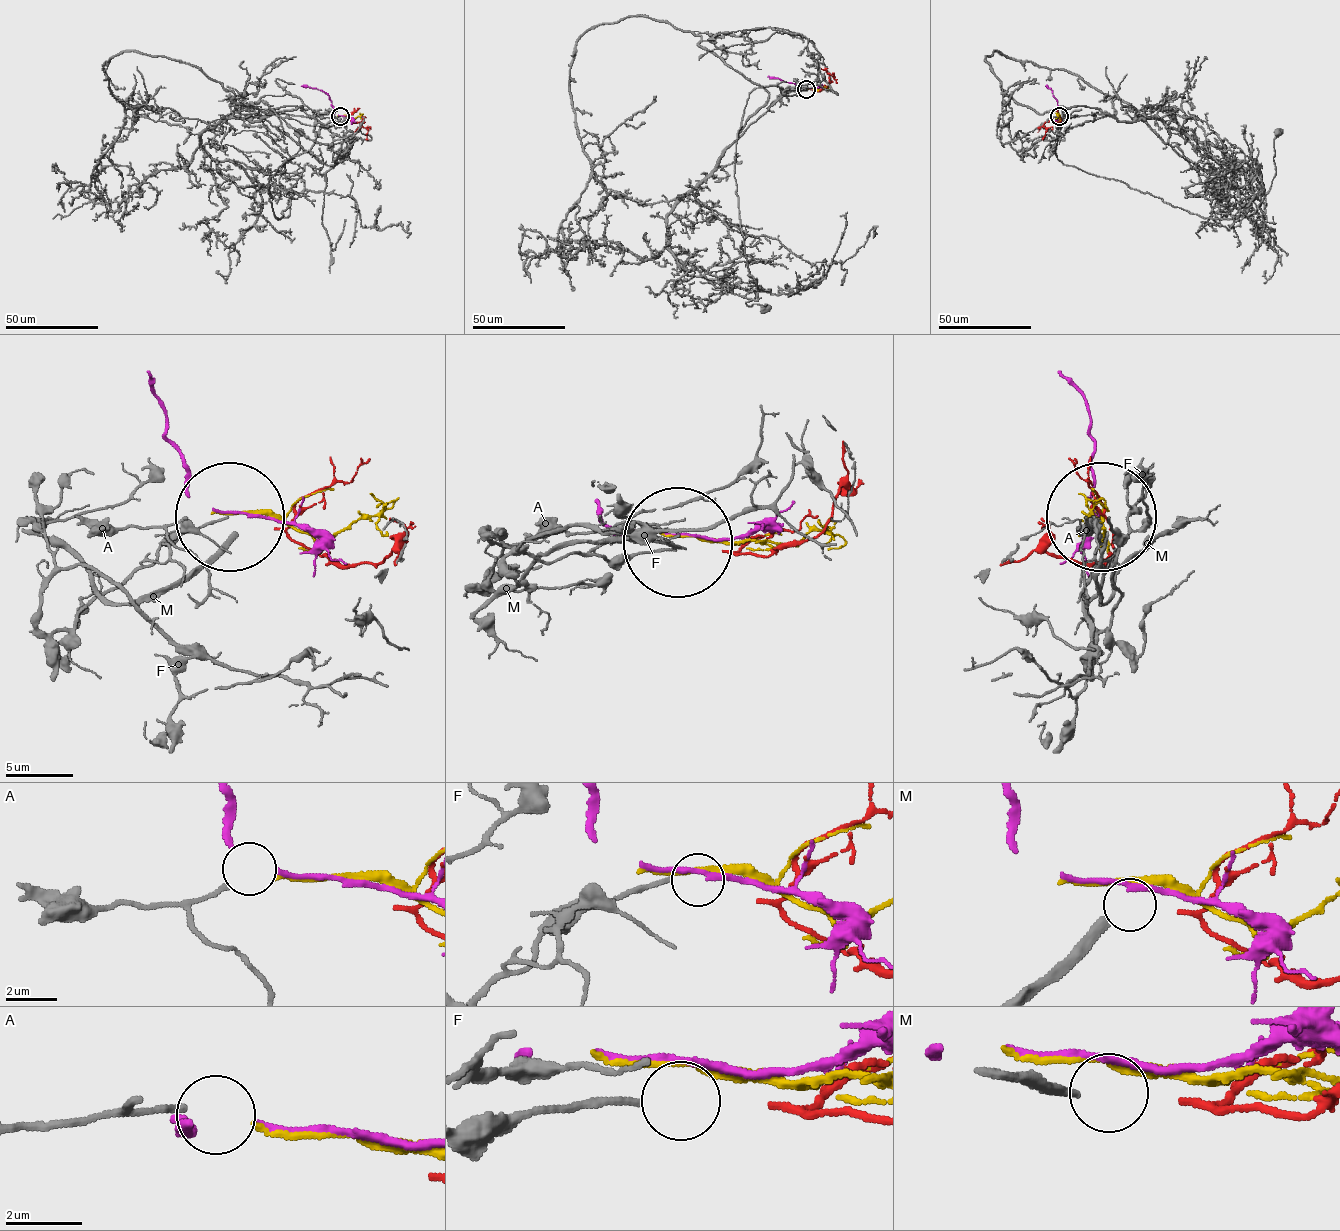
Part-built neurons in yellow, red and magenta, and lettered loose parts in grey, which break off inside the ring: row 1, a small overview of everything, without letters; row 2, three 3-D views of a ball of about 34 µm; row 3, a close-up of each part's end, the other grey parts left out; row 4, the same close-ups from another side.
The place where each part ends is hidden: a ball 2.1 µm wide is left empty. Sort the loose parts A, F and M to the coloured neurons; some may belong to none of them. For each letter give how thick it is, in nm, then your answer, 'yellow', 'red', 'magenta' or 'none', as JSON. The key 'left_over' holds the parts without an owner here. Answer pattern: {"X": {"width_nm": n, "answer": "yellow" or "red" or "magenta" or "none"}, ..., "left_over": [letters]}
{"A": {"width_nm": 180, "answer": "magenta"}, "F": {"width_nm": 170, "answer": "none"}, "M": {"width_nm": 300, "answer": "none"}, "left_over": ["F", "M"]}

